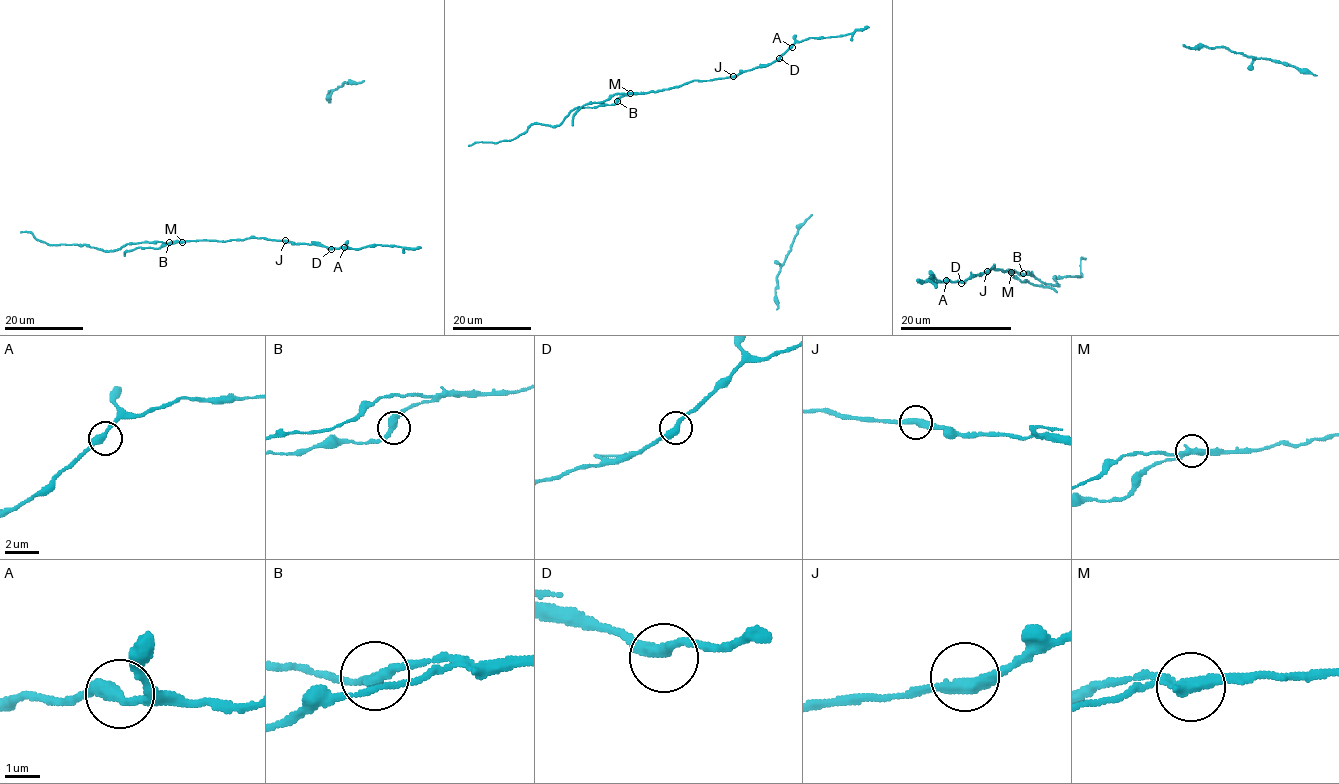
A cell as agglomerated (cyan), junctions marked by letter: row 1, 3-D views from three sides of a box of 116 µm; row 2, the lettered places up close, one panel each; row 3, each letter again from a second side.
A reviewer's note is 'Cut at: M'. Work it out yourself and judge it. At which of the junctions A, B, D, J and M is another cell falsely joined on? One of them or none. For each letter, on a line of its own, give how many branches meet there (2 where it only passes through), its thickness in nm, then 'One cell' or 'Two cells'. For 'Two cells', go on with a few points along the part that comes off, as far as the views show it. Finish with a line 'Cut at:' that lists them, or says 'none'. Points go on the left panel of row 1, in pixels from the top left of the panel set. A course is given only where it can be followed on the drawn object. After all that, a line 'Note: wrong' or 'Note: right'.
A: Branches: 2. Thickness 340 nm. One cell
B: Branches: 2. Thickness 340 nm. One cell
D: Branches: 2. Thickness 340 nm. One cell
J: Branches: 2. Thickness 360 nm. One cell
M: Branches: 2. Thickness 320 nm. Two cells. Course of the part to remove: (182, 241), (157, 248), (137, 247), (127, 250), (124, 255)
Cut at: M
Note: right

